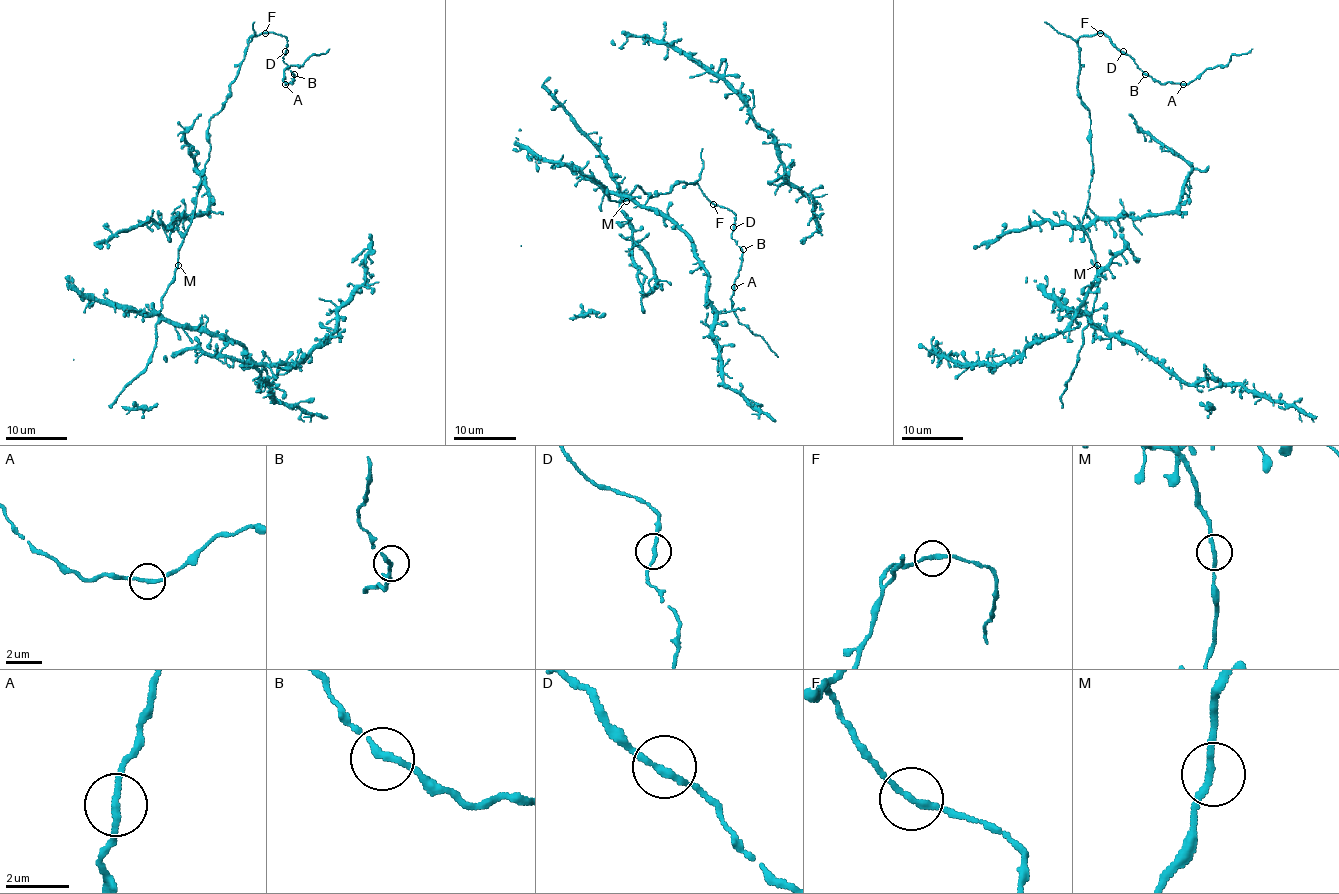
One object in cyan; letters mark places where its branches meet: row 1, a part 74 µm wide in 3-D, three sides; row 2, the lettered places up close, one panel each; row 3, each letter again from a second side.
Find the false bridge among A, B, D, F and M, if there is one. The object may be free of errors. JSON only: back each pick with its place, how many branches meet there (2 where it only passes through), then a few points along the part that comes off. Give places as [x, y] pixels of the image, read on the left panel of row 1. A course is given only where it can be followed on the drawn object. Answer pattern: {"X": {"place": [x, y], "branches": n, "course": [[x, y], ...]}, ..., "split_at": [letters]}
{"A": {"place": [285, 84], "branches": 2, "course": [[285, 84], [283, 73], [286, 68], [300, 65], [313, 54], [324, 54], [330, 48]]}, "split_at": ["A"]}

